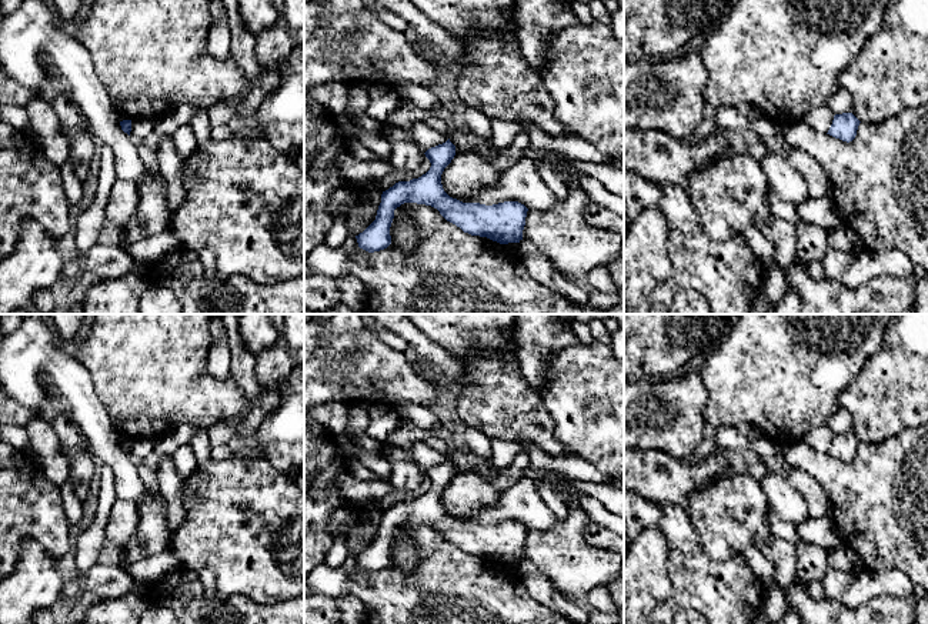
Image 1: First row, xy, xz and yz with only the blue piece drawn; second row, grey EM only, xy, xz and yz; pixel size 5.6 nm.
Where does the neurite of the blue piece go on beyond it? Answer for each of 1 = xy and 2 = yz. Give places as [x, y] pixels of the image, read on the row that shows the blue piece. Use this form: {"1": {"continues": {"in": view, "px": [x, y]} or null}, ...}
{"1": {"continues": null}, "2": {"continues": null}}

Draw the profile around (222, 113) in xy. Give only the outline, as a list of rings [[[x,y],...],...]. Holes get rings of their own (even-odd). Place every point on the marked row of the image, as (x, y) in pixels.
[[[224,101],[207,110],[208,121],[211,127],[224,126],[231,119],[237,117],[236,107],[237,107],[236,101]]]

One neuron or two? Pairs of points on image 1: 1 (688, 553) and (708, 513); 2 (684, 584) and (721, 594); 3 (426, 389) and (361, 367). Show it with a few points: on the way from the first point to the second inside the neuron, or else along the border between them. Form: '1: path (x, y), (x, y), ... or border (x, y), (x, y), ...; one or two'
1: border (686, 511), (698, 544), (710, 556), (720, 560); two
2: path (693, 584), (708, 584), (713, 589); one
3: path (410, 383), (377, 374); one

